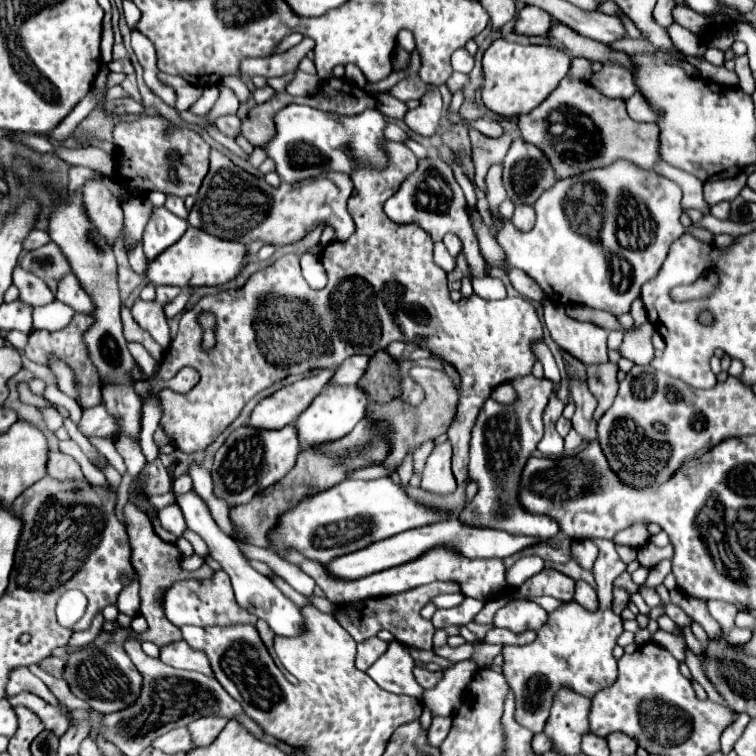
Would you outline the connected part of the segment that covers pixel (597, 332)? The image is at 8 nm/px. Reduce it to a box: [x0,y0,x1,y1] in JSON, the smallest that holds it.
[544,300,608,364]

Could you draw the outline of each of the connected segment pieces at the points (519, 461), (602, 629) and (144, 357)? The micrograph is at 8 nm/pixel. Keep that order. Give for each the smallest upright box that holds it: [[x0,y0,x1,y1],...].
[[458,374,560,538],[502,540,627,734],[128,342,158,380]]

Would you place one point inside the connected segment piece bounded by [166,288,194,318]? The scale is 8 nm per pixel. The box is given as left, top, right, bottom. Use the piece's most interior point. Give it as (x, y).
(179, 304)

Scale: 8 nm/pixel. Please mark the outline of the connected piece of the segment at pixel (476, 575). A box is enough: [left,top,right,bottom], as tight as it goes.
[282,548,506,606]

